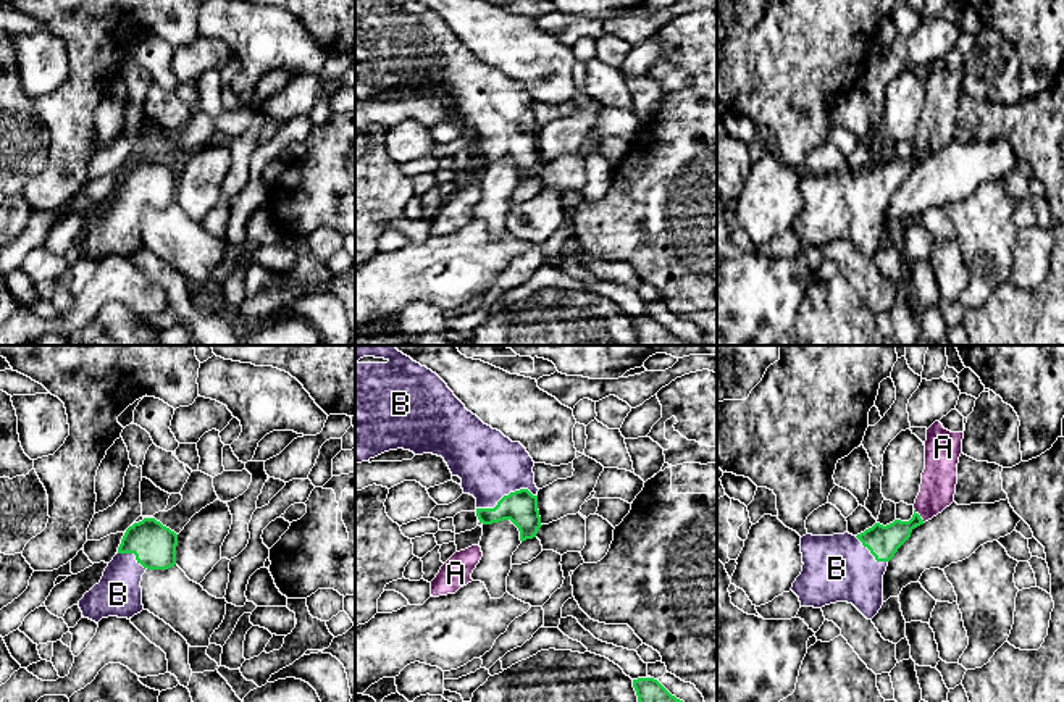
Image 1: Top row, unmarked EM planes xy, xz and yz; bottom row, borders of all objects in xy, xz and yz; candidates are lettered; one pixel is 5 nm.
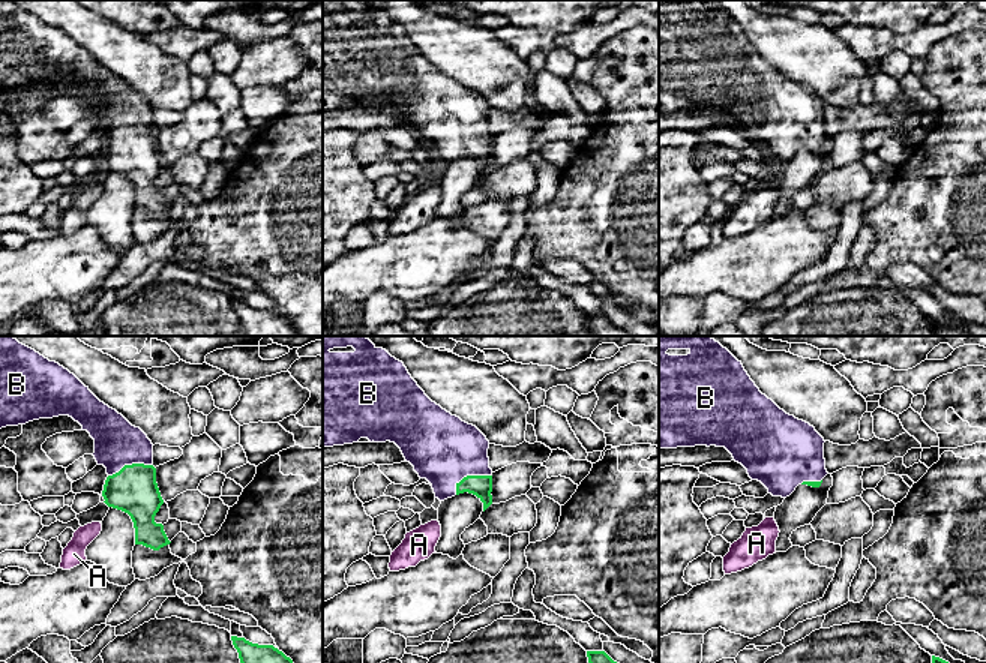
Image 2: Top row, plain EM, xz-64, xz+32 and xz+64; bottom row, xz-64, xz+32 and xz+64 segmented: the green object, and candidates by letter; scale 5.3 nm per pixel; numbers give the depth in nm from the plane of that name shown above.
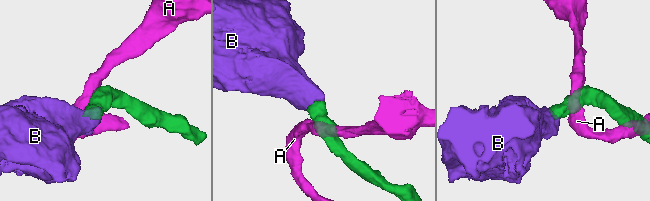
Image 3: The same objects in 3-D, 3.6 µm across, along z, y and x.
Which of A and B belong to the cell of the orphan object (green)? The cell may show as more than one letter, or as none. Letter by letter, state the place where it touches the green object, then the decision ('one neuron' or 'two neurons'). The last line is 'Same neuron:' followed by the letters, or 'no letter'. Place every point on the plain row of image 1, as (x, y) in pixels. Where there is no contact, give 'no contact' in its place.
A: meets green in yz at (919, 154); two neurons
B: meets green in xz at (506, 134); one neuron
Same neuron: B

